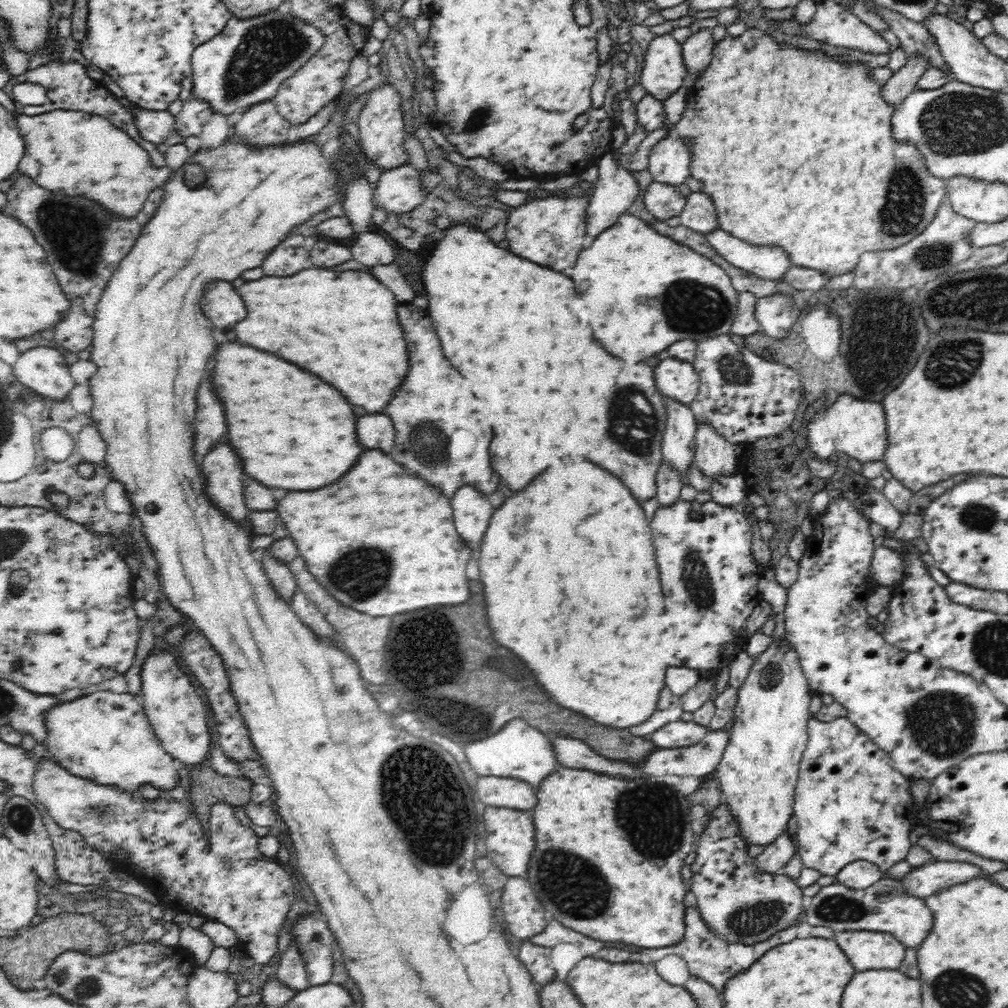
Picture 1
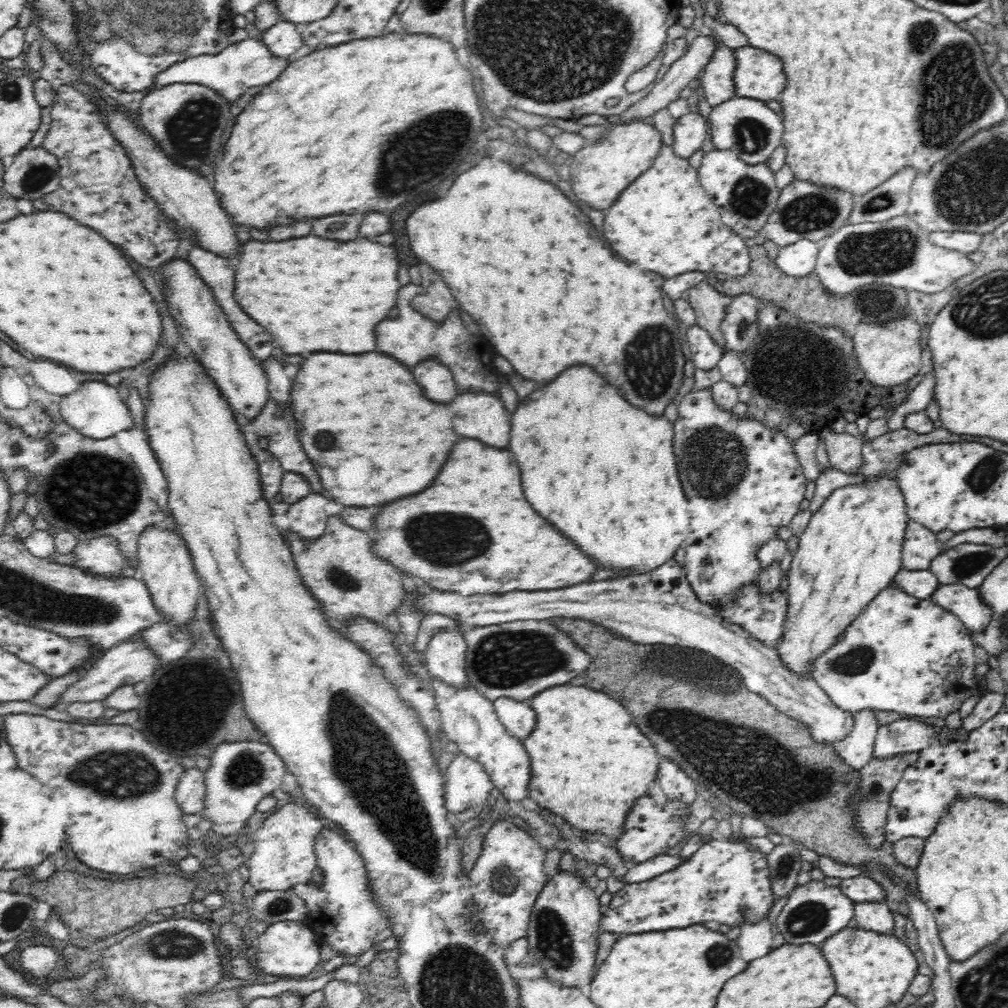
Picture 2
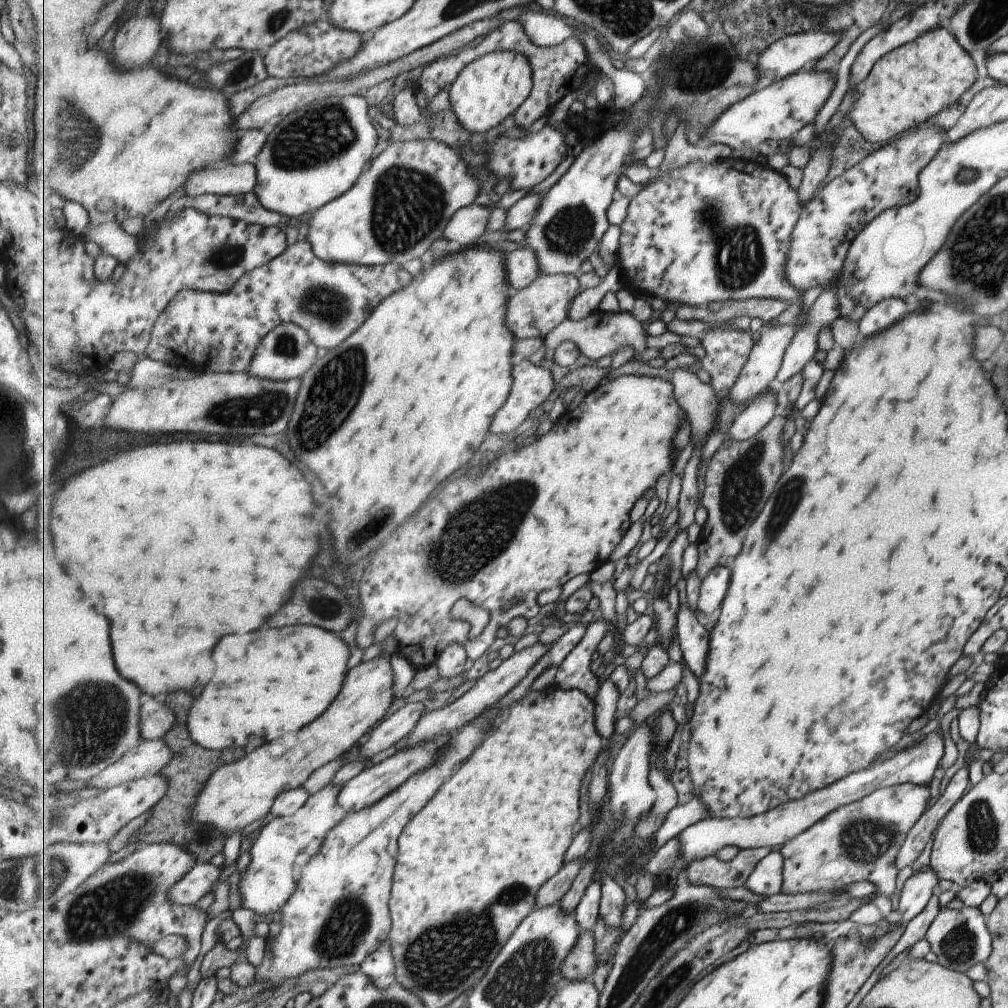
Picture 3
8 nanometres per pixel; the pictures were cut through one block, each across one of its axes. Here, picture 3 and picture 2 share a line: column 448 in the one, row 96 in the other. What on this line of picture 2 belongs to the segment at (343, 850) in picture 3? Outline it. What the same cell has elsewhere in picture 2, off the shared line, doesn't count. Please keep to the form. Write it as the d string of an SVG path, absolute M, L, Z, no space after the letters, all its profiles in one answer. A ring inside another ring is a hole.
M752 45L736 48L734 51L736 51L734 83L736 83L738 97L762 99L764 102L782 98L788 87L788 74L786 74L786 68L780 56Z

